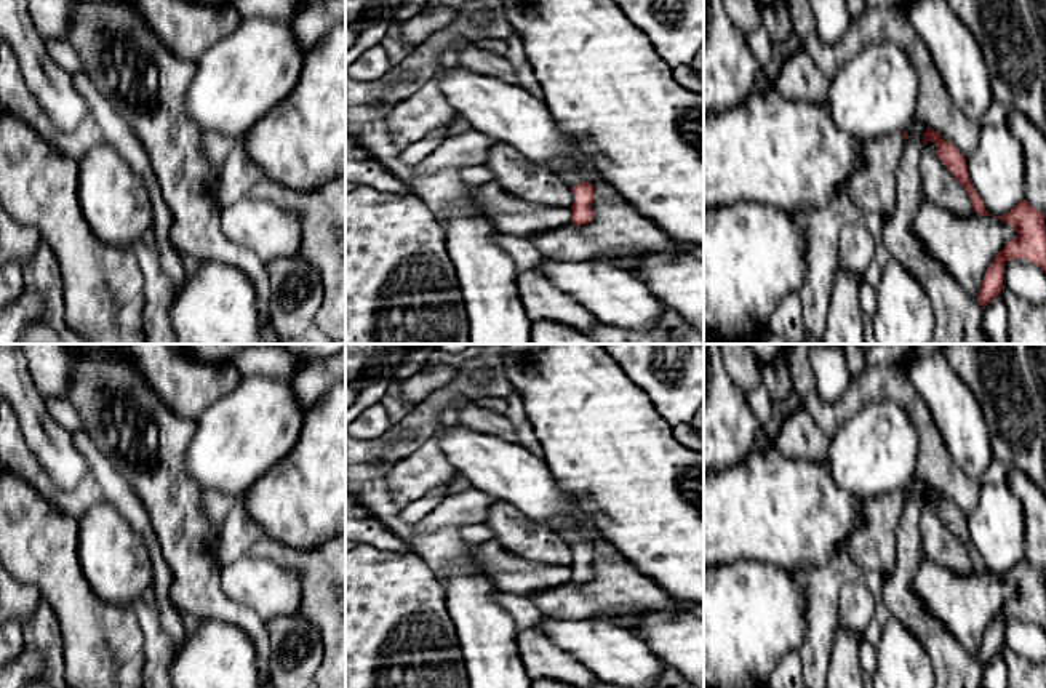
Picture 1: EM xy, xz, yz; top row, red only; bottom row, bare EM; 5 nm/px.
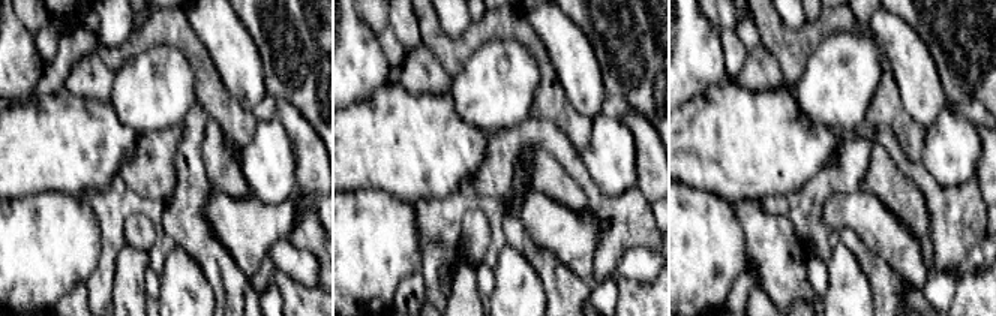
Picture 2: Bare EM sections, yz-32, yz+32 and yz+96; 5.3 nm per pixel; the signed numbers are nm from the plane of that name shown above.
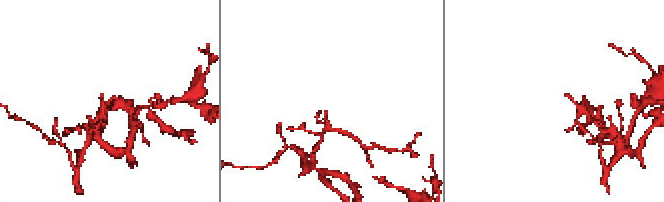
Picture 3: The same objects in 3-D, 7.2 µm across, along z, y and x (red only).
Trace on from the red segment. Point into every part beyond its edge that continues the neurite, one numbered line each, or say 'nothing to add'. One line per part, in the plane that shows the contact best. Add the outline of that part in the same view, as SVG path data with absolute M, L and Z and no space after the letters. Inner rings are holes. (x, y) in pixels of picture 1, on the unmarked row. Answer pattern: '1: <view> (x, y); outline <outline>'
1: xz (574, 533); outline M557 523L555 531L571 546L587 541L587 528L582 523Z

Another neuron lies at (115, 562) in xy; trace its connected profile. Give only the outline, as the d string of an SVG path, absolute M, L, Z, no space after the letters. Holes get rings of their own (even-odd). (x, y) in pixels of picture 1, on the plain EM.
M106 501L78 520L77 552L93 592L107 603L131 606L152 586L144 538Z

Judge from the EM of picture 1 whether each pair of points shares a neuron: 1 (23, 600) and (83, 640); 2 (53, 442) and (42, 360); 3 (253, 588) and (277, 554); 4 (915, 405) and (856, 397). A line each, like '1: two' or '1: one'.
1: two
2: two
3: two
4: one

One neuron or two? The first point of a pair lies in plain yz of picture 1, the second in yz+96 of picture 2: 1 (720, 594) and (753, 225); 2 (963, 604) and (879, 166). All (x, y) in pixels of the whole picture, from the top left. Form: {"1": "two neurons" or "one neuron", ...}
{"1": "two neurons", "2": "two neurons"}

